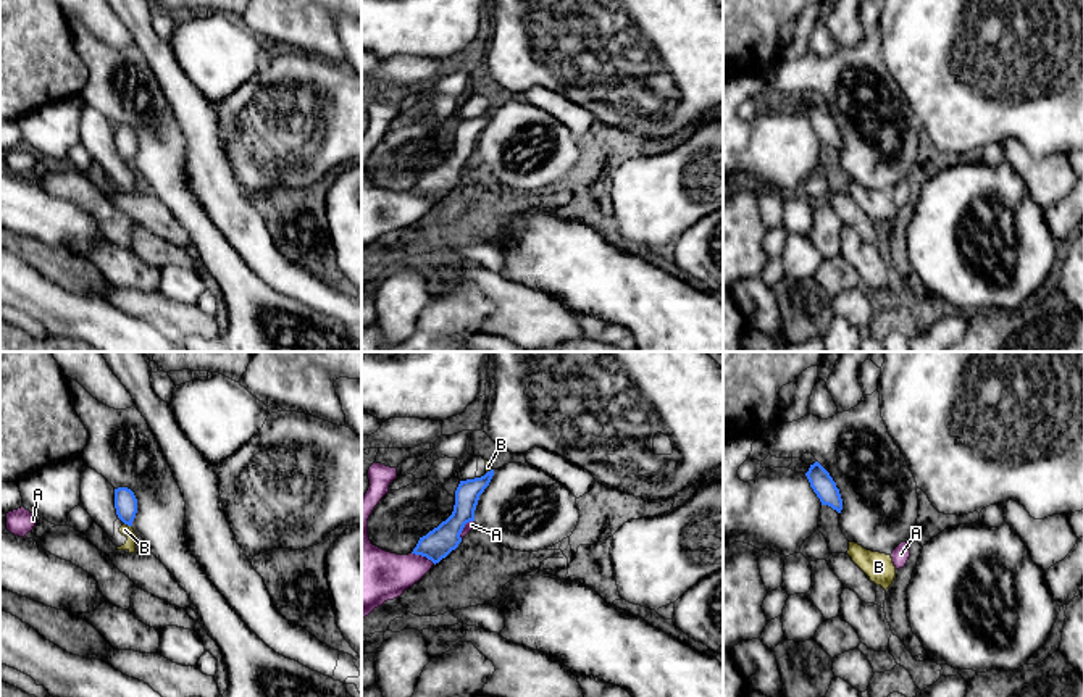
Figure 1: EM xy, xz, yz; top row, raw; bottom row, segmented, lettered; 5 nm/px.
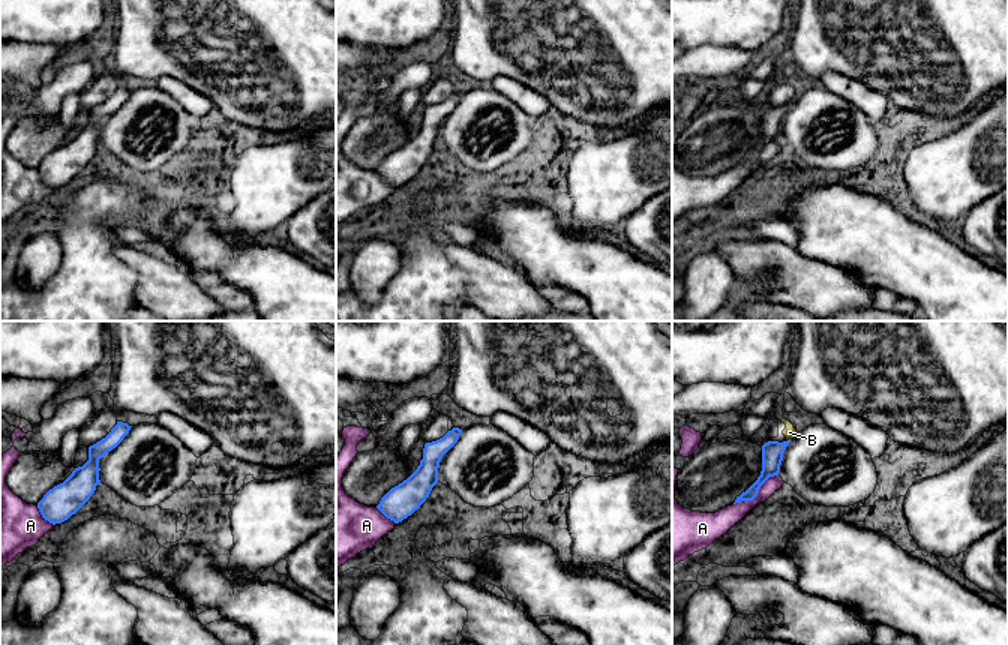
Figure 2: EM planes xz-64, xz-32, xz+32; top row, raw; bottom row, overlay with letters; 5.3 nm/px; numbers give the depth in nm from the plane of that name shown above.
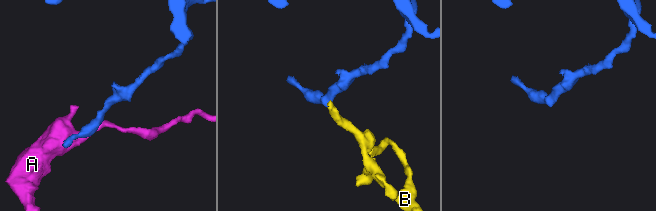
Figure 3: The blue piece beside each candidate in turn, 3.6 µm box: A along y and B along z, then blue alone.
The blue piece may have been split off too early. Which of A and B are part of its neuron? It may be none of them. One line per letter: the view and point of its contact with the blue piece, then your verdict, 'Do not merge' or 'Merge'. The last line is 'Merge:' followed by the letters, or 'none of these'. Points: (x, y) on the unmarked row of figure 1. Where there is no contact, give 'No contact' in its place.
A: Touches blue at xz (423, 194). Do not merge
B: Touches blue at xy (128, 163). Do not merge
Merge: none of these

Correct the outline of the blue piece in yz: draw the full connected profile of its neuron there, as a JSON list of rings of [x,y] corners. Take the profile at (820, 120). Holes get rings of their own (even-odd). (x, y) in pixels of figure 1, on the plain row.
[[[815,100],[813,103],[810,103],[805,115],[810,121],[810,126],[820,137],[822,144],[828,144],[838,152],[841,152],[843,137],[830,111],[818,100]]]

